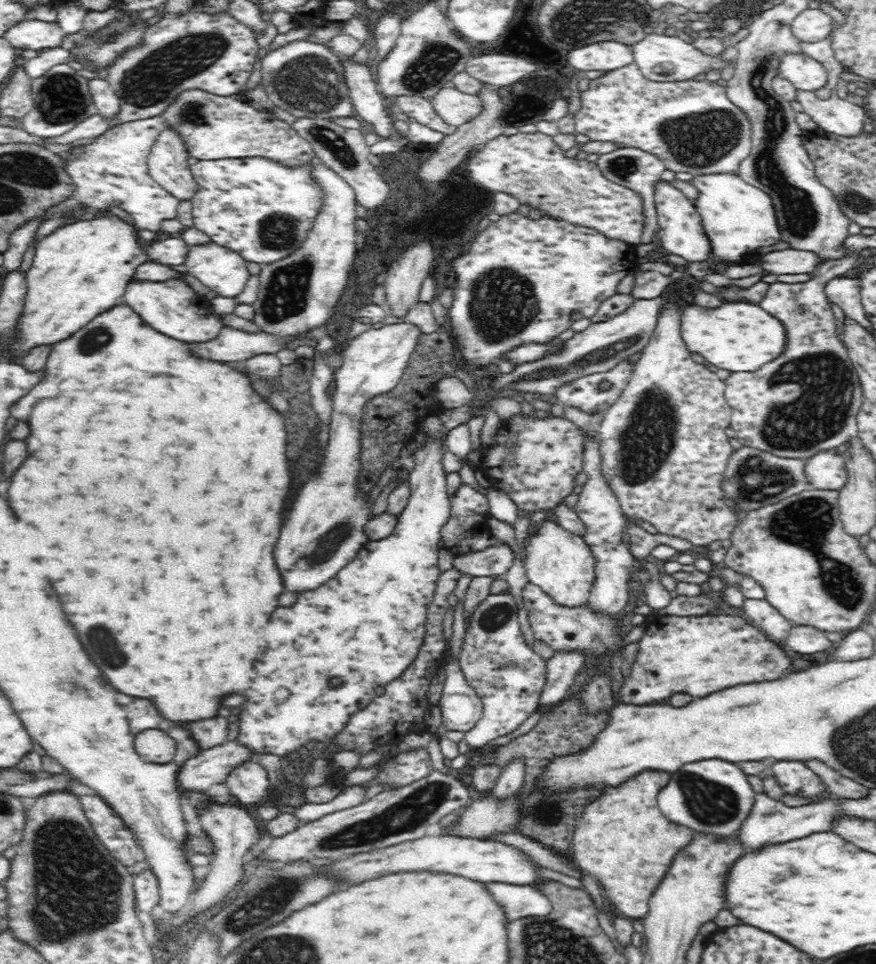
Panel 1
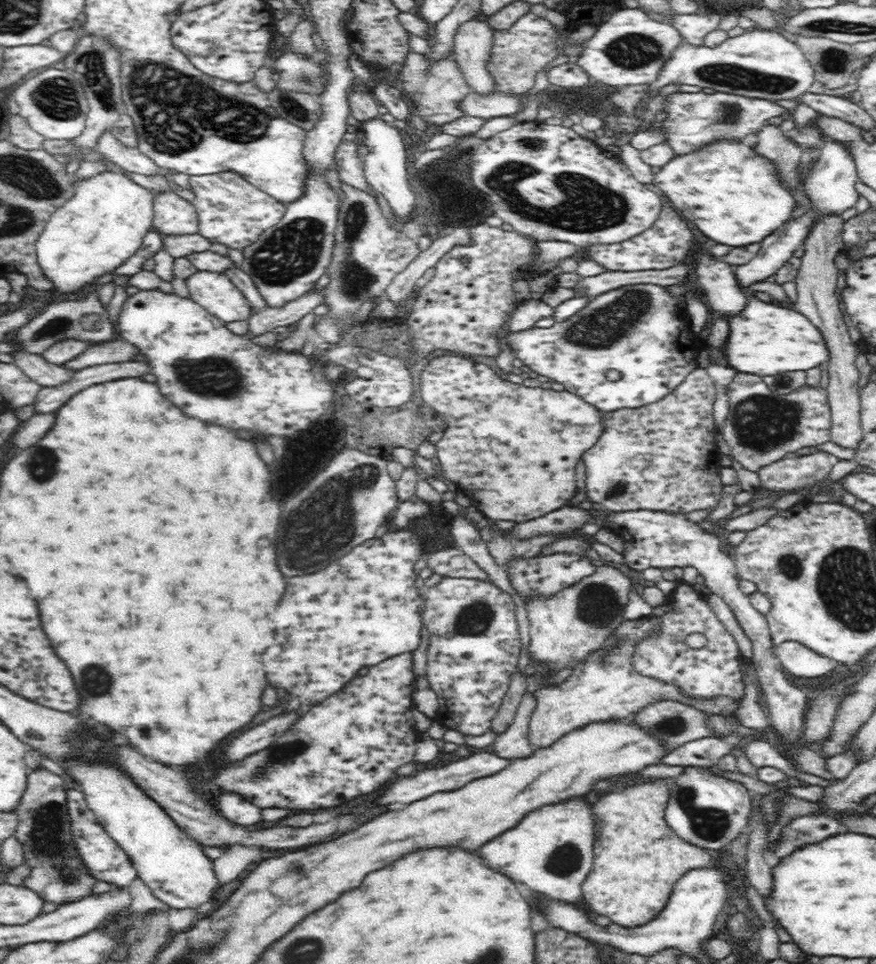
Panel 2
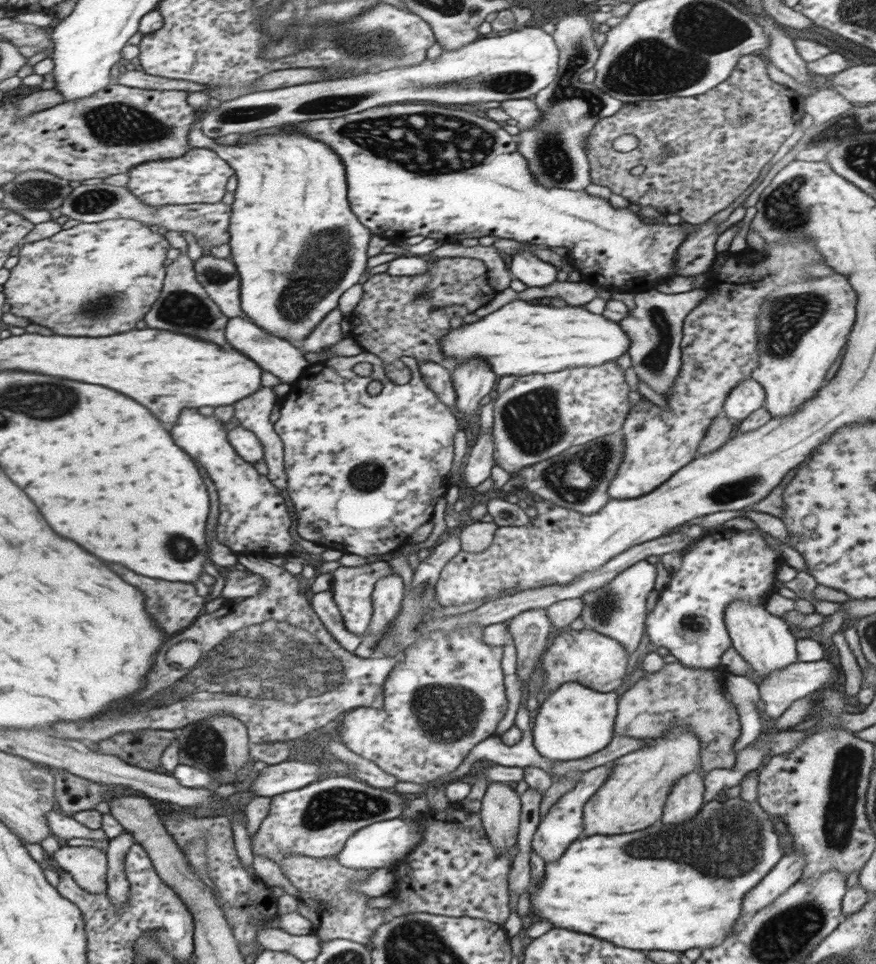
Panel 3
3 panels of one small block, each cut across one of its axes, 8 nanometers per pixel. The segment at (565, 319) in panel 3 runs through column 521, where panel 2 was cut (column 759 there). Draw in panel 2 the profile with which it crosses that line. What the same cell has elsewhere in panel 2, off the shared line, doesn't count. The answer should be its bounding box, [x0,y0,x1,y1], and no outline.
[724,298,829,376]

